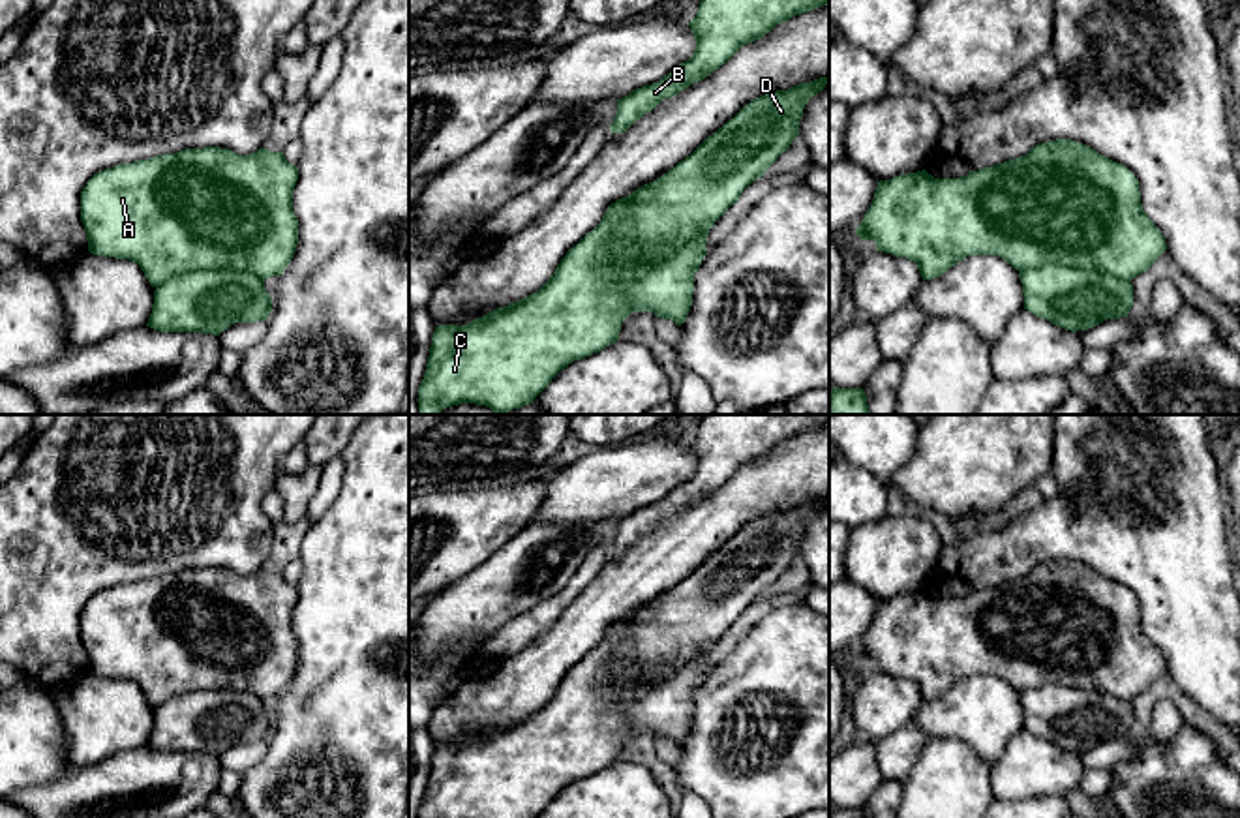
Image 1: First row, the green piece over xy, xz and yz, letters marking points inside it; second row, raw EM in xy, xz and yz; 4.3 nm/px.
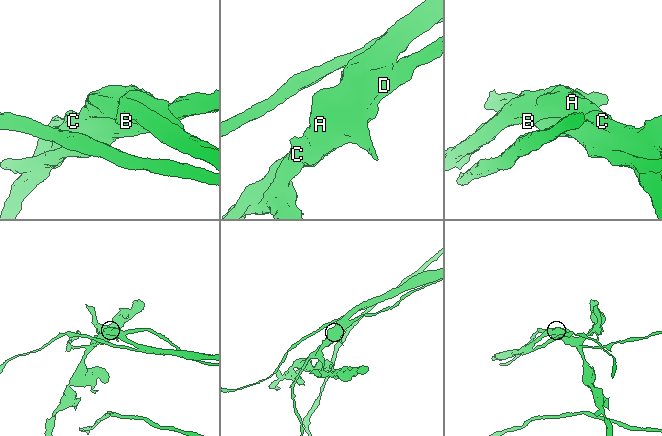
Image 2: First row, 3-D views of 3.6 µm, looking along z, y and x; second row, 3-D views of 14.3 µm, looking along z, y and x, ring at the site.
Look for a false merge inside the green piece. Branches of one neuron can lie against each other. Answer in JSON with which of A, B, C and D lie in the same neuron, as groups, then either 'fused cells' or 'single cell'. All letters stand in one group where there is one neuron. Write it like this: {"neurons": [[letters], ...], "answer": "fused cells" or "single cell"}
{"neurons": [["A", "B", "C"], ["D"]], "answer": "fused cells"}

